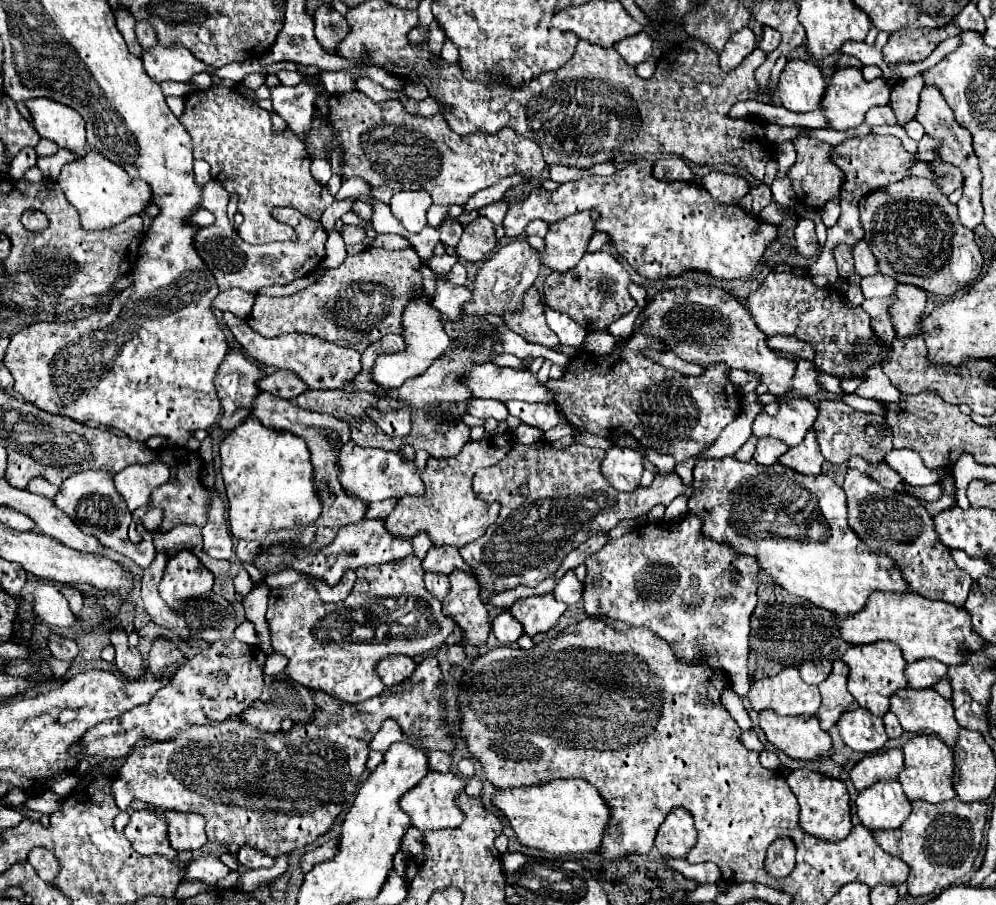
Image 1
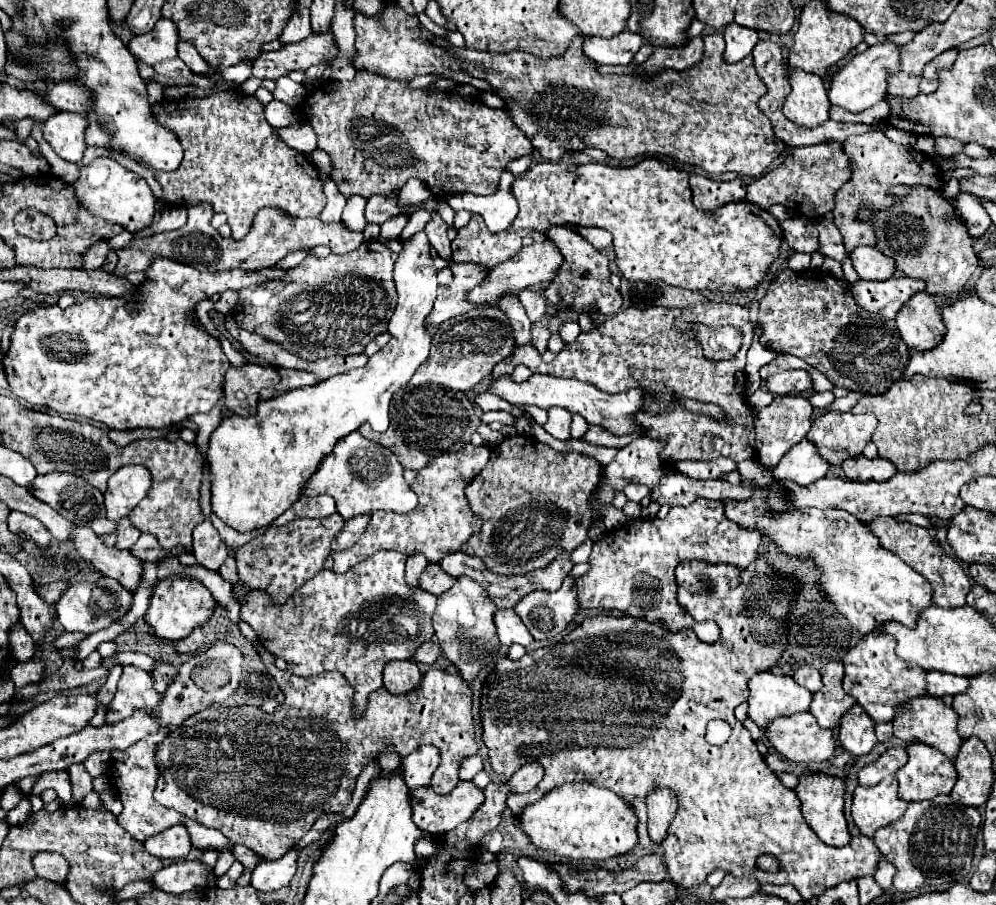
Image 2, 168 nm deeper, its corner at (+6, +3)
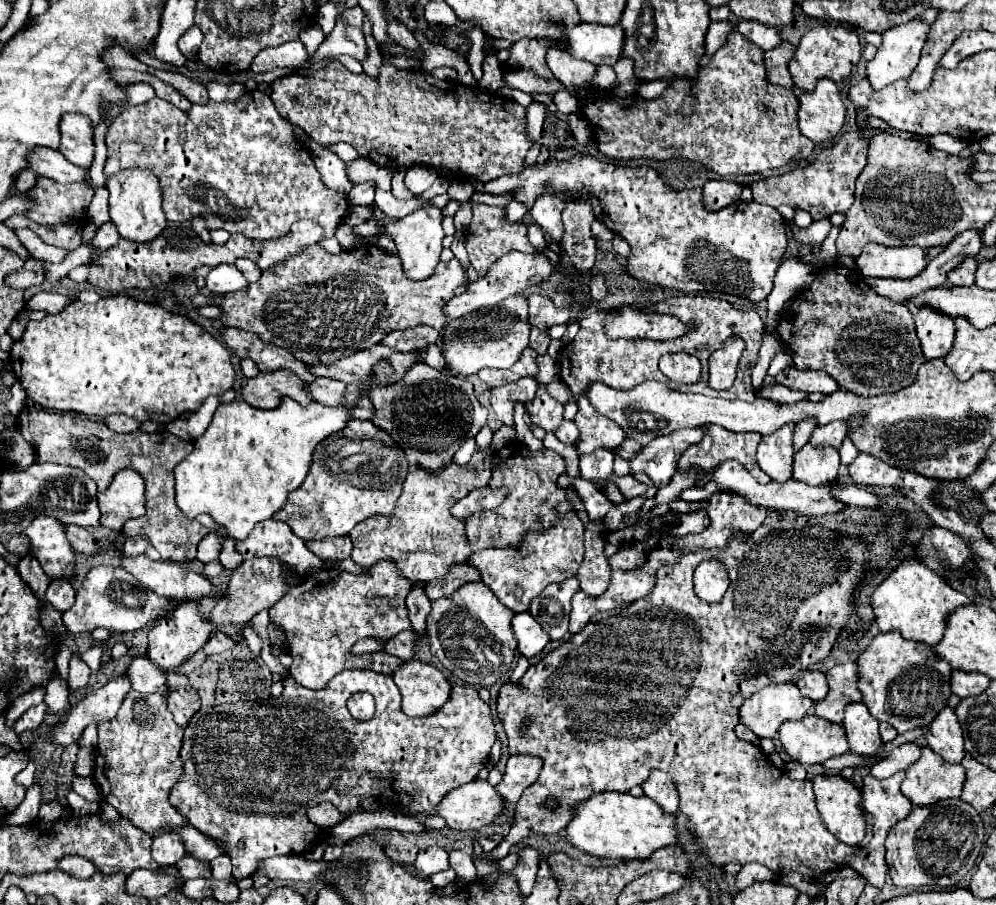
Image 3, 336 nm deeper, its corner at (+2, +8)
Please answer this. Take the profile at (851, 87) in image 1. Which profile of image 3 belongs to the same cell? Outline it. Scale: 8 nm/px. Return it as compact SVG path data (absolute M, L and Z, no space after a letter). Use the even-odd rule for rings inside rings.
M917 18L917 20L909 20L909 24L895 26L883 34L883 46L879 48L877 56L867 64L867 78L869 78L873 90L881 90L899 78L907 78L917 68L919 54L927 40L929 28L931 28L929 24L925 24L921 18Z

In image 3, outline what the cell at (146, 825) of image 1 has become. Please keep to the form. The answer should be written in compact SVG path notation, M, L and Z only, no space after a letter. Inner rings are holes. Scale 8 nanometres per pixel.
M131 690L123 700L117 718L99 724L93 780L97 782L103 800L145 832L153 834L163 826L187 824L187 820L169 804L169 792L183 770L179 758L181 740L183 730L177 728L167 710L167 698L159 694L139 694Z

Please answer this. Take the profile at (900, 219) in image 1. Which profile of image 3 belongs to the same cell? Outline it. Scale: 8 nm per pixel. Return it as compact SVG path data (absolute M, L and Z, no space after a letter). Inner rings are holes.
M967 258L965 264L957 266L955 270L951 270L947 274L947 280L953 286L973 286L975 284L975 270L977 270L977 260L975 258Z

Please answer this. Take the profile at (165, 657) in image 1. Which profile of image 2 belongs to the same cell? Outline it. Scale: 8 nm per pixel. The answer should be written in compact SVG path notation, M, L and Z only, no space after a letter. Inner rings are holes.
M155 661L151 675L153 675L153 679L155 679L155 689L157 689L157 693L163 693L163 691L165 691L165 687L167 687L167 683L171 681L171 677L175 675L175 671L177 671L177 669L175 669L171 663Z

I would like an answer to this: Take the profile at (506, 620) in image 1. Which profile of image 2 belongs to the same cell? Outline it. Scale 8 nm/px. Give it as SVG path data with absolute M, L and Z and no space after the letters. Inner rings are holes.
M499 609L499 611L495 611L493 619L495 619L497 637L499 637L501 645L509 647L513 643L519 643L519 645L527 647L533 641L531 633L527 631L521 617L513 609Z

